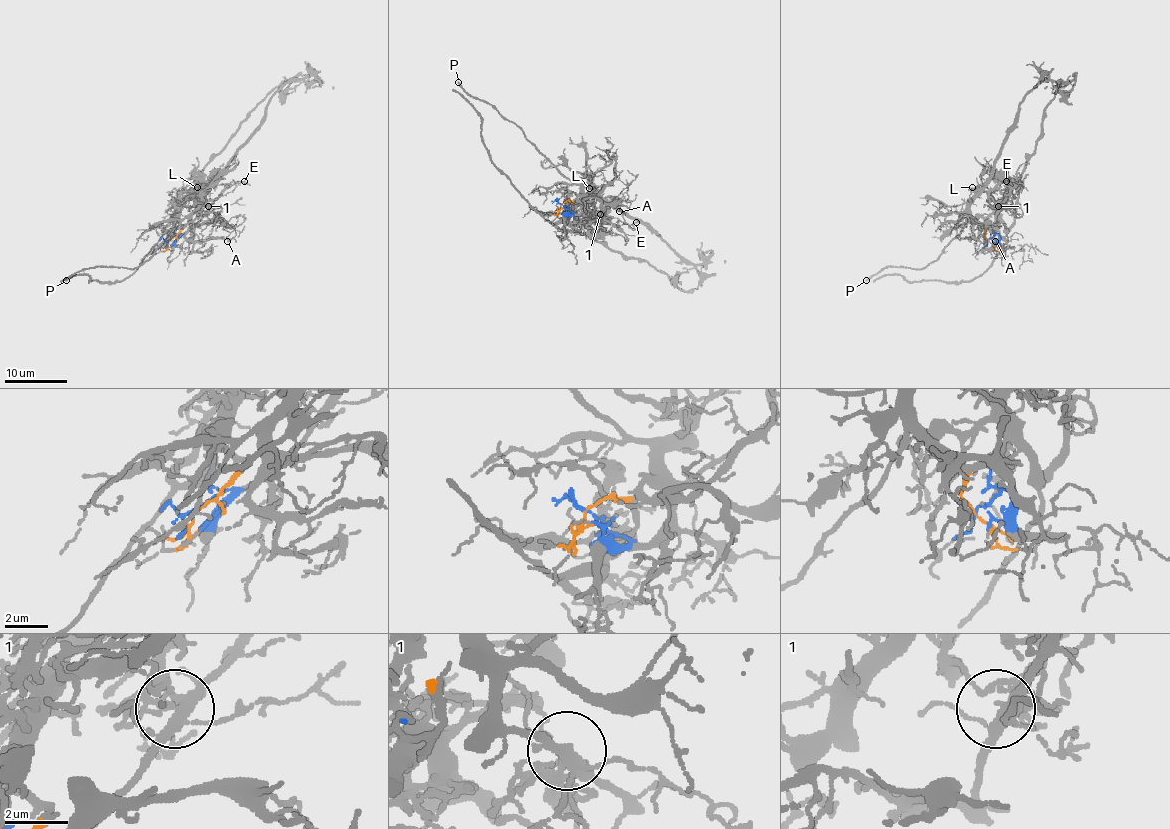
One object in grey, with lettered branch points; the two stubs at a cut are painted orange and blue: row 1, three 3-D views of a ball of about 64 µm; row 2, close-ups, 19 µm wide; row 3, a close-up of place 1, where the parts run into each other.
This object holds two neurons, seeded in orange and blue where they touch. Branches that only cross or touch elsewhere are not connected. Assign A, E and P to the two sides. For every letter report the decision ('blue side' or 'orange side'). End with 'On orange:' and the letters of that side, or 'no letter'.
A: blue side
E: blue side
P: blue side
On orange: no letter

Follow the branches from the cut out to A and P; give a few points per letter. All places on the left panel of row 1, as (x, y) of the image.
A: (169, 240), (194, 225), (213, 221), (233, 228), (235, 236), (227, 242)
P: (169, 240), (192, 225), (186, 218), (138, 267), (82, 268), (66, 281)

